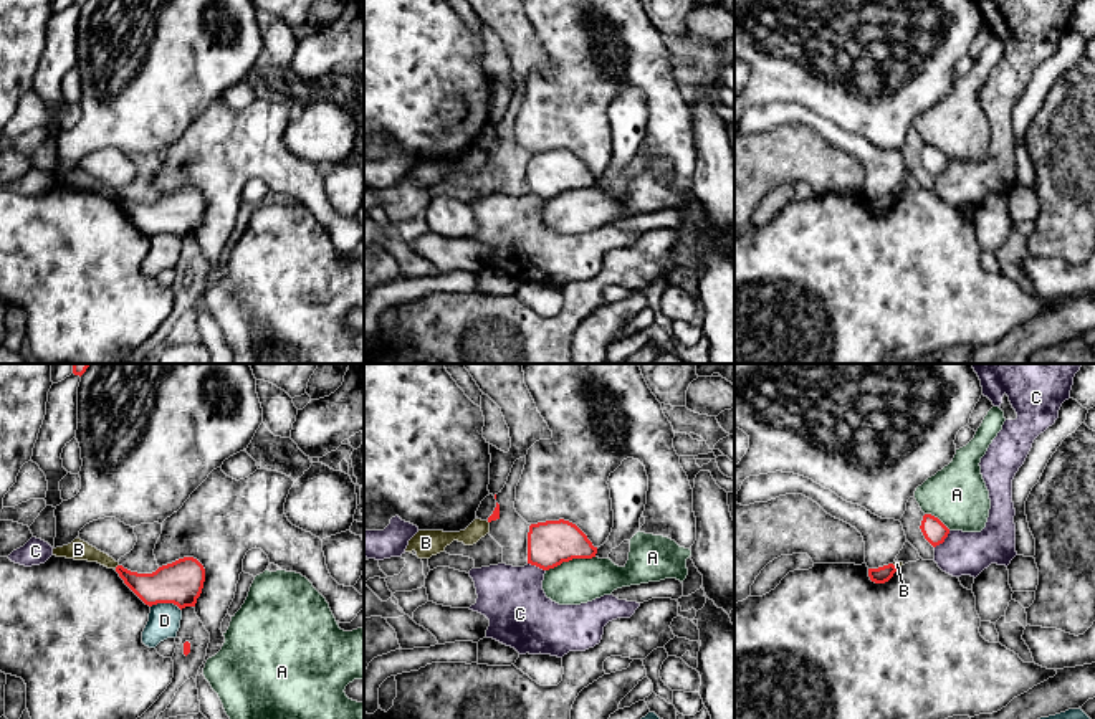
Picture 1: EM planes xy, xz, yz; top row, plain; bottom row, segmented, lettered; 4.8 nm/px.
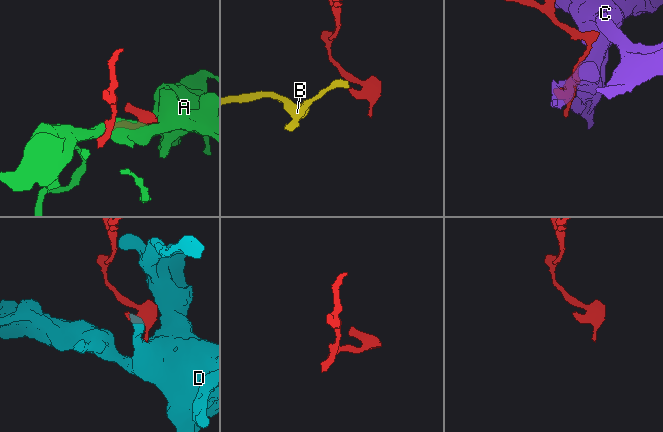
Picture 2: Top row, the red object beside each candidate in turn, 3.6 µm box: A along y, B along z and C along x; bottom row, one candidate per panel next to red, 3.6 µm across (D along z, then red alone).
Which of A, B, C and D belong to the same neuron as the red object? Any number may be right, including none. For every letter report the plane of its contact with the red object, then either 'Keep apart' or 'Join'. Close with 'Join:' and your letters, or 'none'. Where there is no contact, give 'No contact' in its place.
A: Touches red in xz. Keep apart
B: Touches red in xy. Keep apart
C: Touches red in yz. Keep apart
D: Touches red in xy. Keep apart
Join: none

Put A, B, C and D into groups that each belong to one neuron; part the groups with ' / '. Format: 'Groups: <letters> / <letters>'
Groups: A / B / C / D

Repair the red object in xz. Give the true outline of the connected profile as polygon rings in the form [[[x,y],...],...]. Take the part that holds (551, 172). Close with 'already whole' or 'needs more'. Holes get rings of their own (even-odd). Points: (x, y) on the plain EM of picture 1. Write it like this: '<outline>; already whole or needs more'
[[[546,150],[529,155],[528,193],[543,200],[572,188],[592,188],[595,183],[597,177],[569,150]]]; already whole

